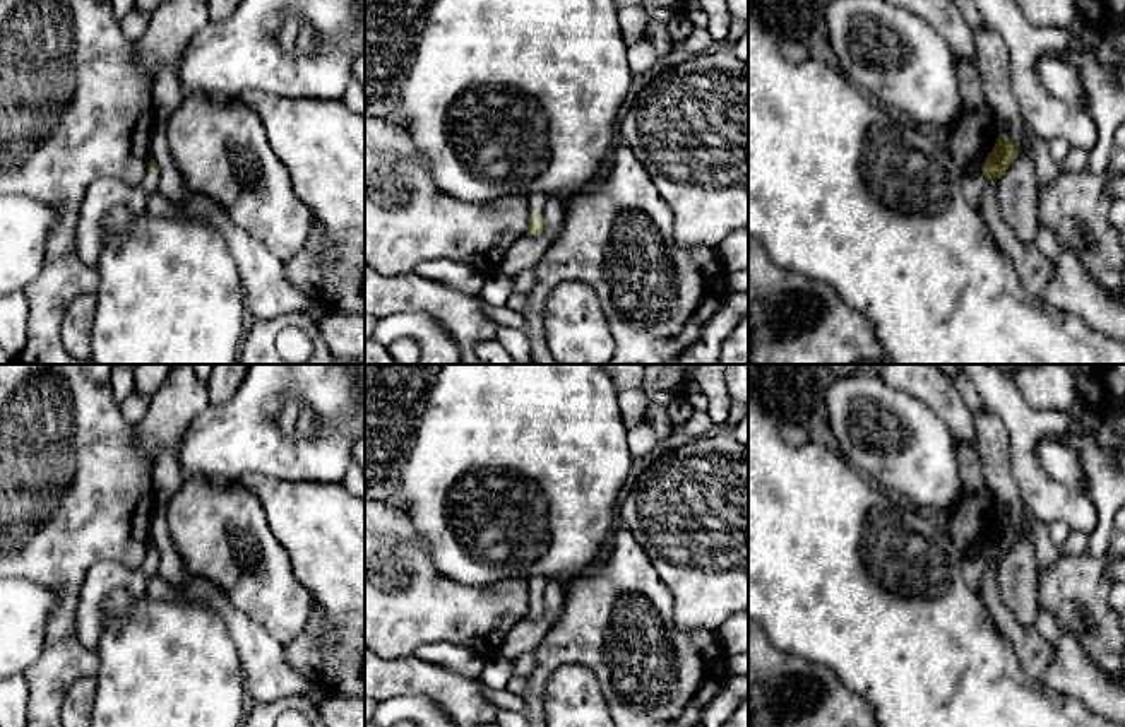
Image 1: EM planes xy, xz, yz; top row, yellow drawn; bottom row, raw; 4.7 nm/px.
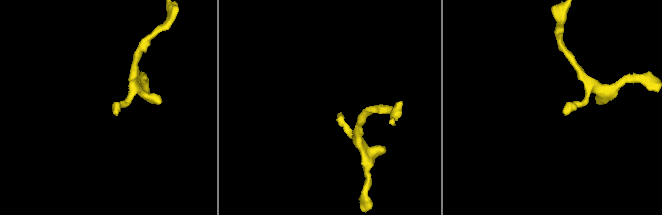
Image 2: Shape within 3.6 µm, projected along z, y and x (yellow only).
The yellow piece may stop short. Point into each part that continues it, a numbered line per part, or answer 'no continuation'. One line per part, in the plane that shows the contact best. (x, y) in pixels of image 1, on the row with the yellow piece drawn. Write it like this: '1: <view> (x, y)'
1: xz (535, 204)

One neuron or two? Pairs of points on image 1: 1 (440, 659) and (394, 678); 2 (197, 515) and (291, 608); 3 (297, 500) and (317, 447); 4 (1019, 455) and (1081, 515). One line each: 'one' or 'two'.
1: two
2: one
3: two
4: one

